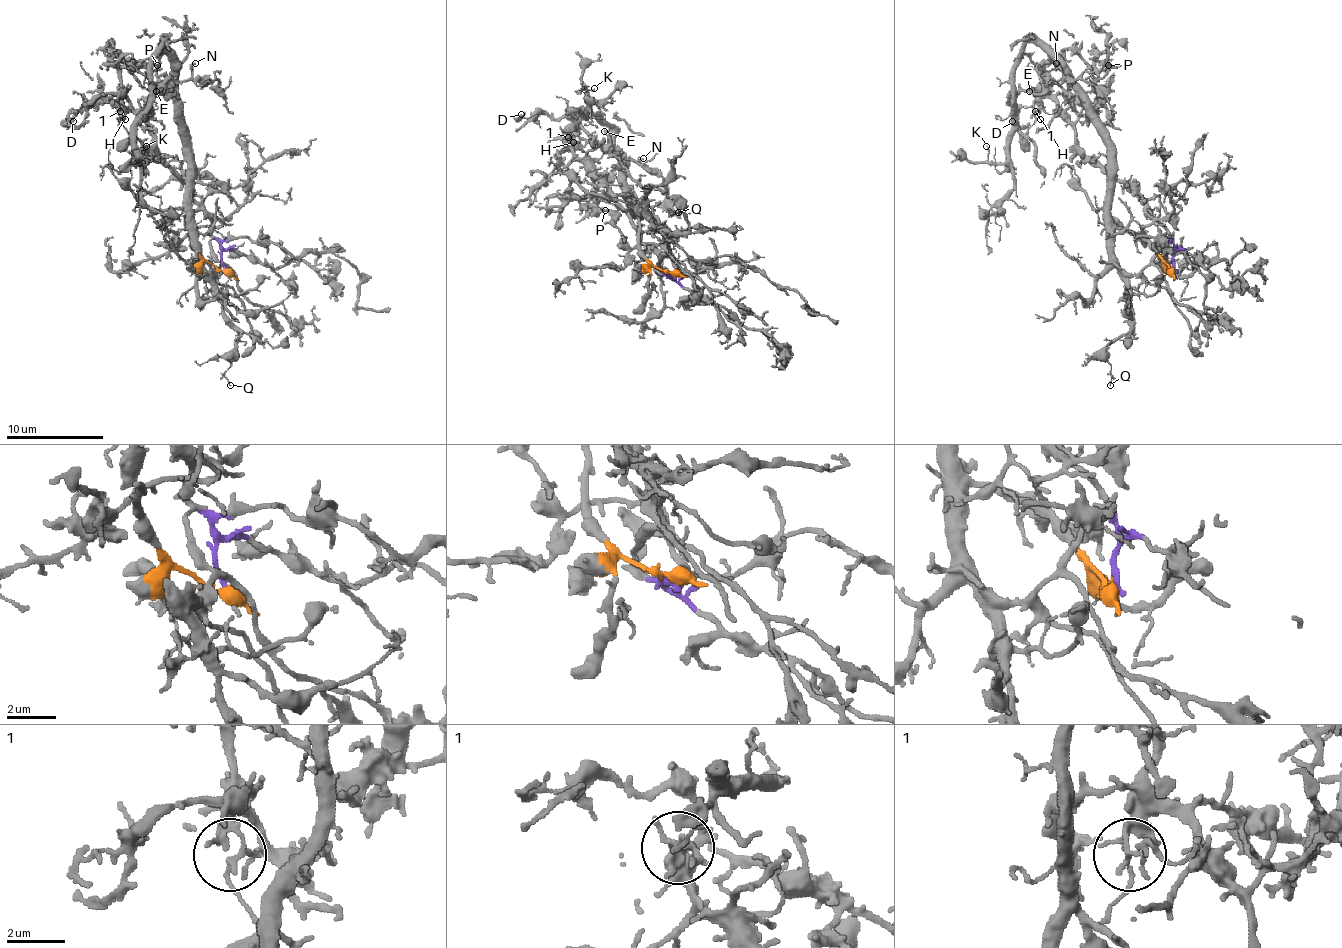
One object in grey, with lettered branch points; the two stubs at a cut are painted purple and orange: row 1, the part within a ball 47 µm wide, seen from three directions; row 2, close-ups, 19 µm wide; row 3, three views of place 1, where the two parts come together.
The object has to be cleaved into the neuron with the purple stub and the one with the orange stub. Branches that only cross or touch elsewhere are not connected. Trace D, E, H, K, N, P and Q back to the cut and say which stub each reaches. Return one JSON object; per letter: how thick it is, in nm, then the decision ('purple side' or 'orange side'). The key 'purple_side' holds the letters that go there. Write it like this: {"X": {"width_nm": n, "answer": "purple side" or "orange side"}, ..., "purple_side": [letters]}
{"D": {"width_nm": 160, "answer": "purple side"}, "E": {"width_nm": 220, "answer": "purple side"}, "H": {"width_nm": 110, "answer": "purple side"}, "K": {"width_nm": 90, "answer": "orange side"}, "N": {"width_nm": 180, "answer": "purple side"}, "P": {"width_nm": 160, "answer": "purple side"}, "Q": {"width_nm": 100, "answer": "orange side"}, "purple_side": ["D", "E", "H", "N", "P"]}

